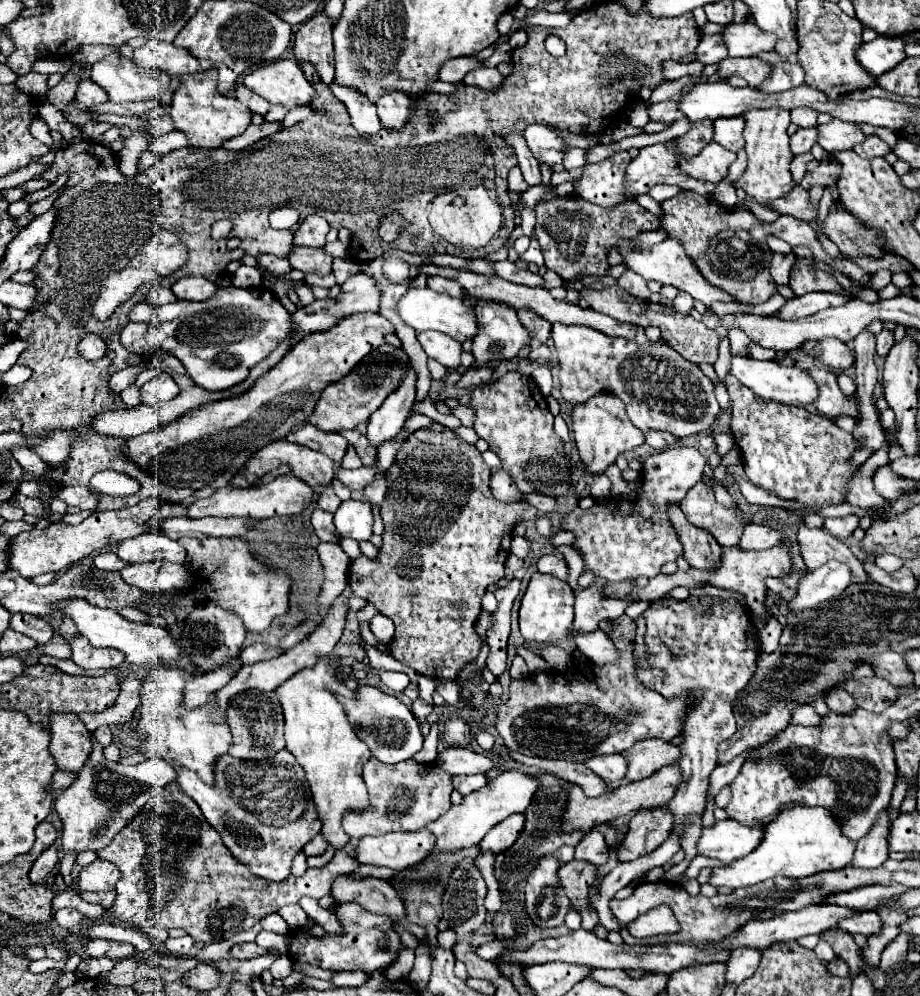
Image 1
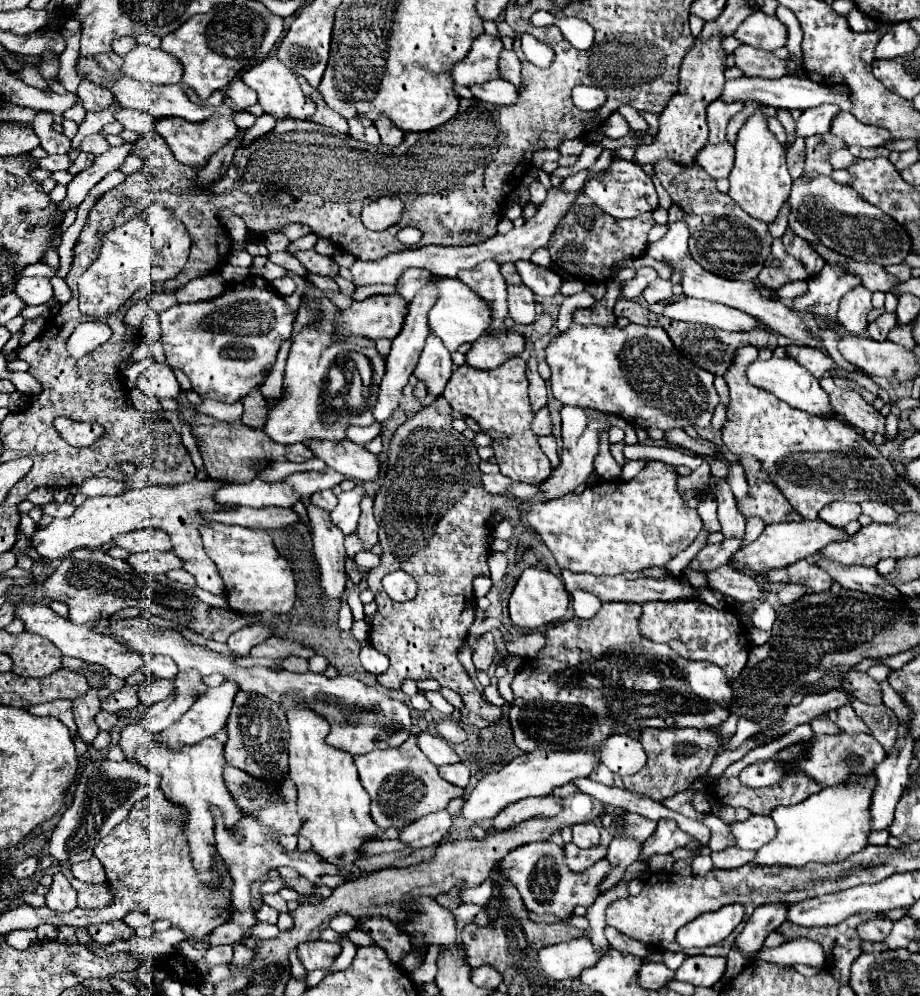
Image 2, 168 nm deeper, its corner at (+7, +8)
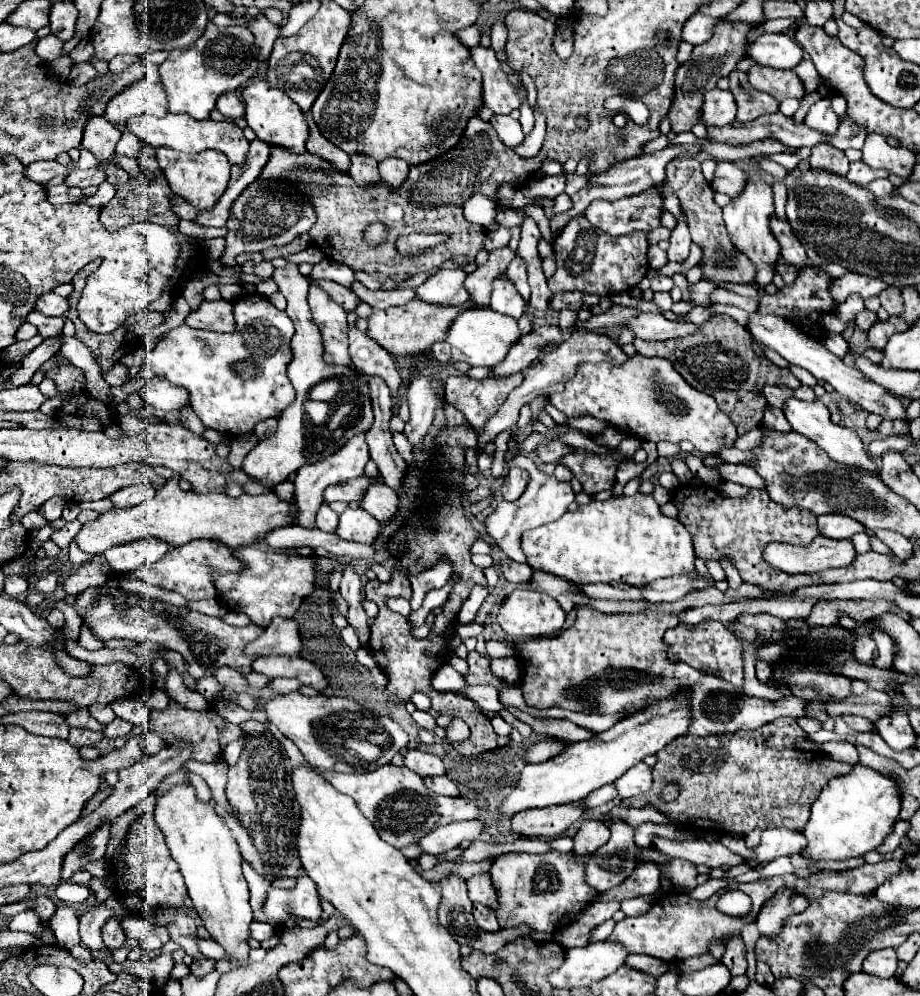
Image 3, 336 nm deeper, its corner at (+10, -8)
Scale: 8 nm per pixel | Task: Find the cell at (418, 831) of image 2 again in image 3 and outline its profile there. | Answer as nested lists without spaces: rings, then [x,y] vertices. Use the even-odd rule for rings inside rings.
[[[479,820],[449,824],[445,828],[437,828],[429,832],[429,836],[423,836],[417,842],[417,846],[423,850],[423,854],[445,854],[465,840],[471,840],[471,842],[477,840],[477,836],[481,834],[481,828],[483,824]]]

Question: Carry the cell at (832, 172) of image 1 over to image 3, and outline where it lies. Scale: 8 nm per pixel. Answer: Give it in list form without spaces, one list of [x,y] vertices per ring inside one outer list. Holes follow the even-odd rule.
[[[875,180],[873,184],[865,186],[865,190],[873,192],[875,196],[889,196],[889,194],[891,194],[895,188],[893,188],[893,184],[891,184],[889,180]]]

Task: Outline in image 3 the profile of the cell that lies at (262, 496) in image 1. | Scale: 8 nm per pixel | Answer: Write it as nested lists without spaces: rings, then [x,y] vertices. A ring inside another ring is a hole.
[[[359,476],[359,478],[353,478],[353,480],[341,482],[341,484],[333,484],[333,486],[325,488],[325,504],[337,502],[337,500],[347,502],[347,504],[359,502],[369,484],[371,484],[369,476]]]

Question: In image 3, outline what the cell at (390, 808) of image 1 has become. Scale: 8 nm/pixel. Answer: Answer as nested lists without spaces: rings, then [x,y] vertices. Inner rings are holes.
[[[385,764],[373,772],[365,774],[337,774],[337,772],[323,772],[325,780],[329,780],[339,792],[349,794],[365,818],[377,828],[379,836],[395,848],[403,848],[415,844],[421,836],[429,834],[433,828],[459,822],[459,820],[475,820],[479,818],[479,808],[475,802],[457,796],[437,796],[425,788],[421,776],[413,774],[405,766]]]

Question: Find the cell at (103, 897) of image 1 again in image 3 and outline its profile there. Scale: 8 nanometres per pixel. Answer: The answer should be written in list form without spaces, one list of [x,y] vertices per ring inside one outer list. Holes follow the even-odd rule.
[[[105,904],[87,908],[83,912],[83,916],[79,918],[79,936],[81,936],[81,944],[91,948],[91,950],[103,950],[103,940],[101,940],[101,928],[107,920],[117,918],[117,914],[107,908]]]

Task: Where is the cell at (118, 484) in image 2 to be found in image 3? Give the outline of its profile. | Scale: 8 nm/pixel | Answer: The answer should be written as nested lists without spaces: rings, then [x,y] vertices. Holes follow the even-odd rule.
[[[139,484],[139,486],[121,488],[121,492],[113,492],[113,496],[109,496],[109,500],[113,502],[113,508],[131,508],[131,506],[151,498],[153,494],[155,494],[153,486]]]

